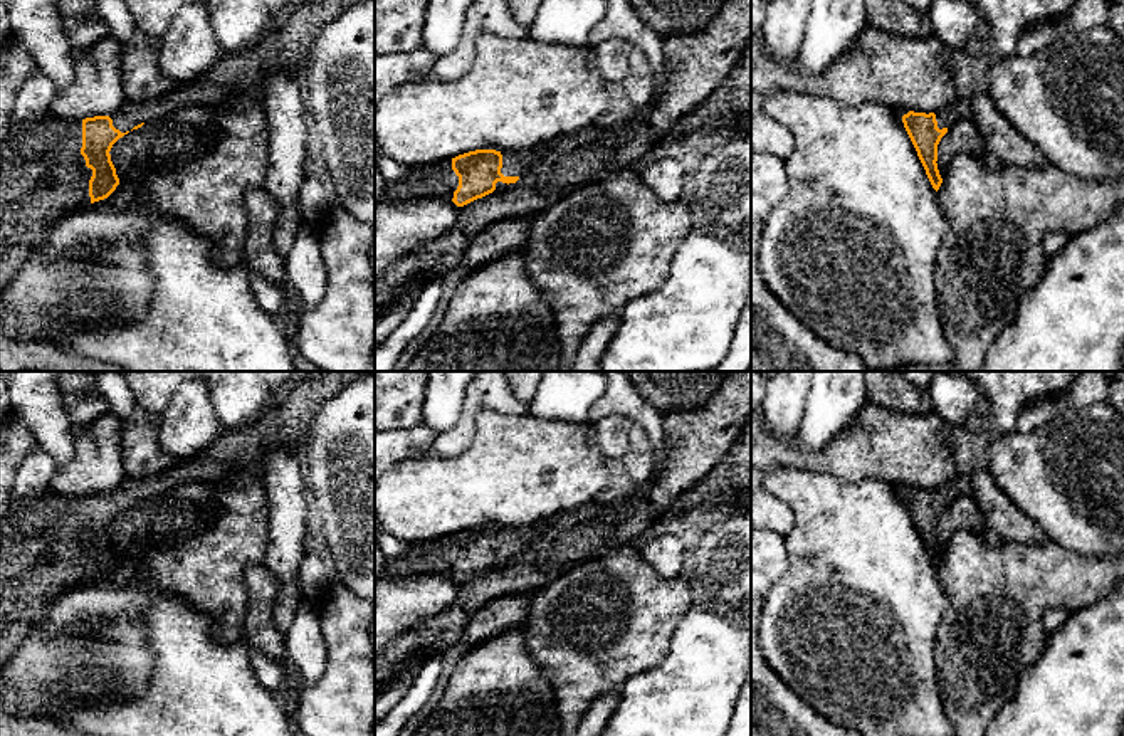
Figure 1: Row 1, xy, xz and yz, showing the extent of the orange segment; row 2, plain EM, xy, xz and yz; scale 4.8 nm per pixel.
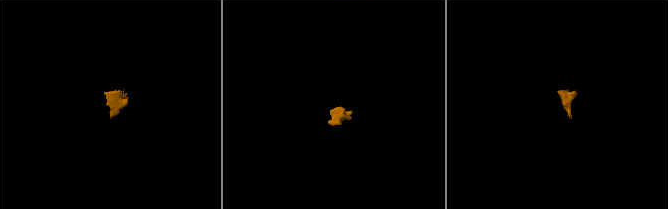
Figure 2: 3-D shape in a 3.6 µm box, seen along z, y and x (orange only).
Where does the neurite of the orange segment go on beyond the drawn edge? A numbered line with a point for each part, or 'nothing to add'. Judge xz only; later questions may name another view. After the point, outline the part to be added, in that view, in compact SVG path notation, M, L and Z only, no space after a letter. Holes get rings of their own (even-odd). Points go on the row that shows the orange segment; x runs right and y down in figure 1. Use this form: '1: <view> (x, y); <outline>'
1: xz (514, 162); M549 143L538 145L526 150L499 150L502 155L501 173L504 176L521 176L536 160L539 160L549 148Z
2: xz (437, 180); M452 158L439 163L412 166L410 175L402 181L386 181L381 200L408 202L422 198L452 200L459 187L459 176L452 170Z

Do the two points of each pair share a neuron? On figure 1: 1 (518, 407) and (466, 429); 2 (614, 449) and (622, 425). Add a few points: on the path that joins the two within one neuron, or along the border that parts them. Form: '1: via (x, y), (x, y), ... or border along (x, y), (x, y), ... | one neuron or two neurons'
1: via (503, 402), (481, 402), (469, 414) | one neuron
2: via (614, 444), (617, 431) | one neuron

